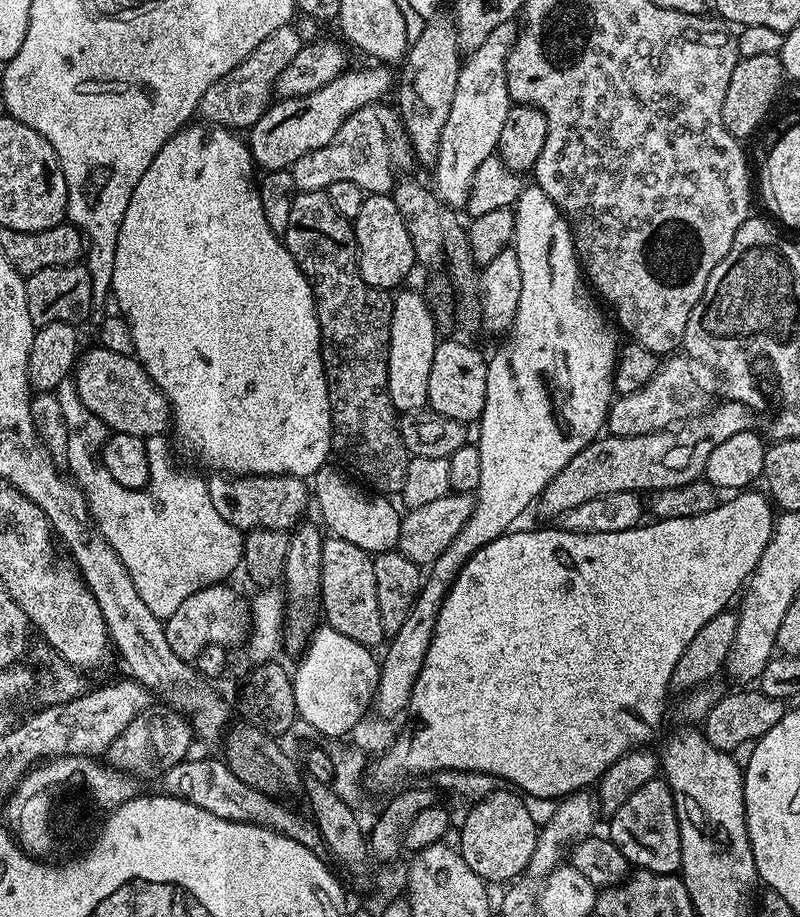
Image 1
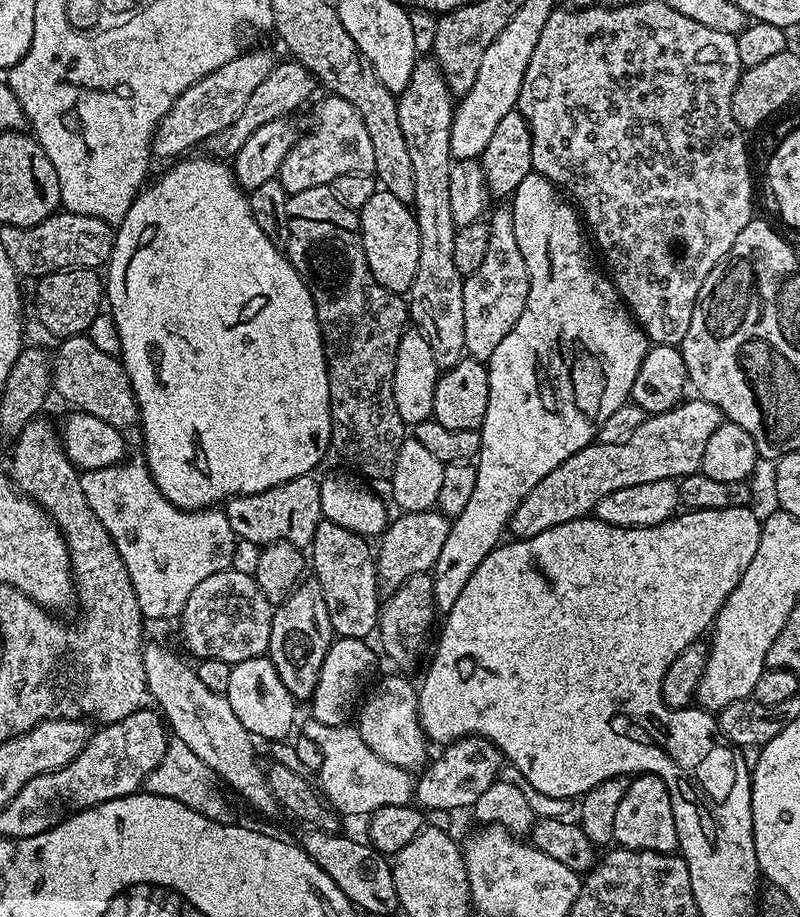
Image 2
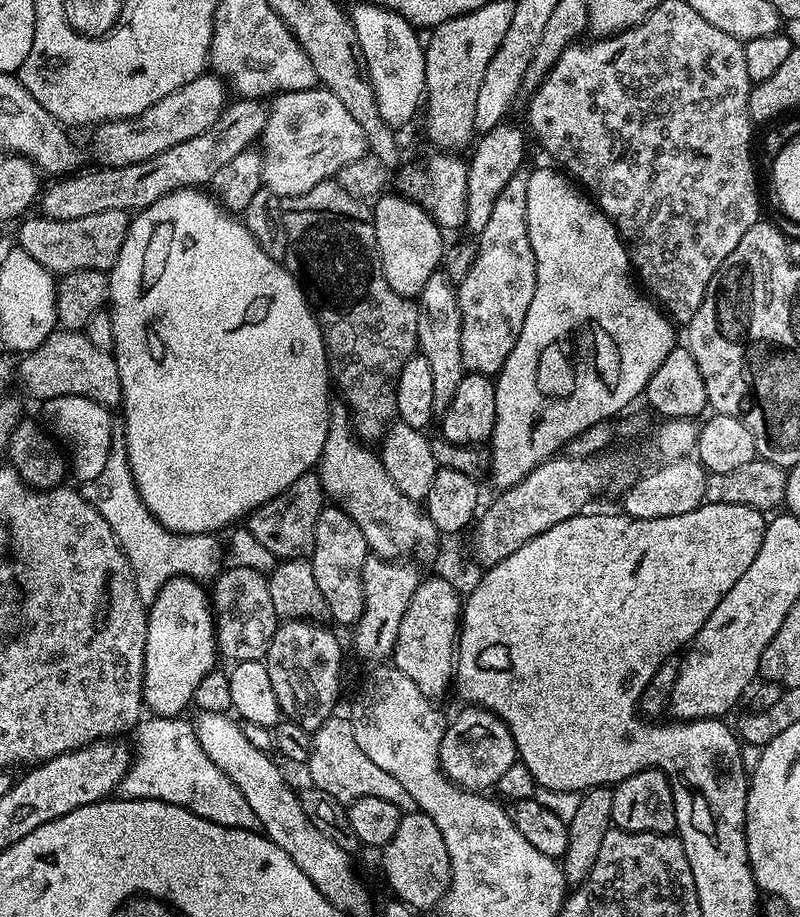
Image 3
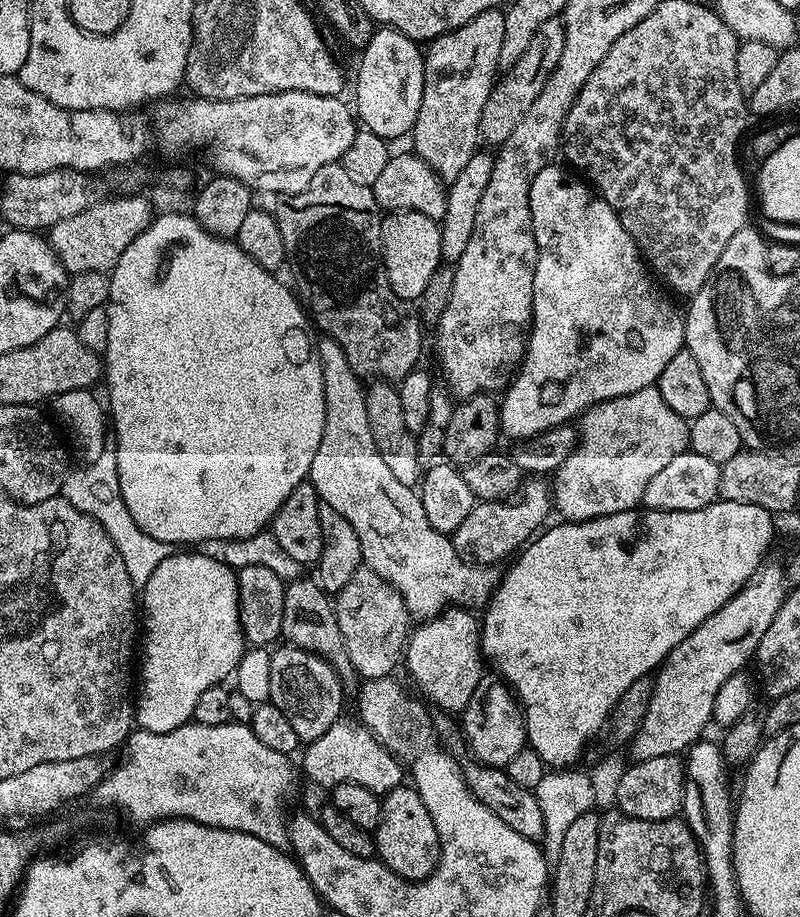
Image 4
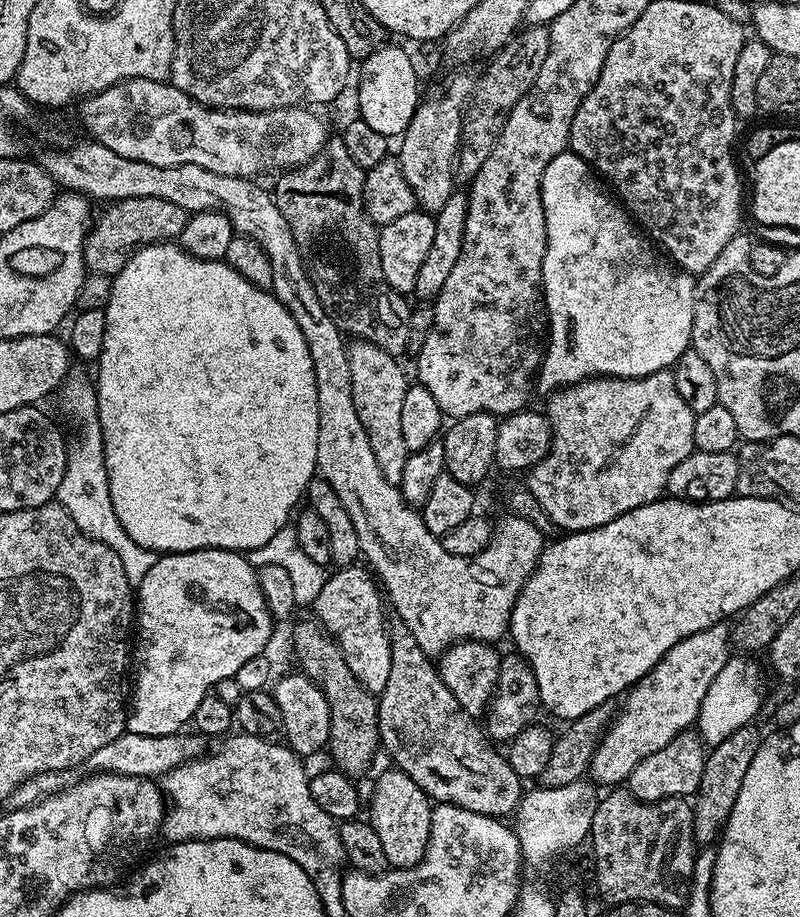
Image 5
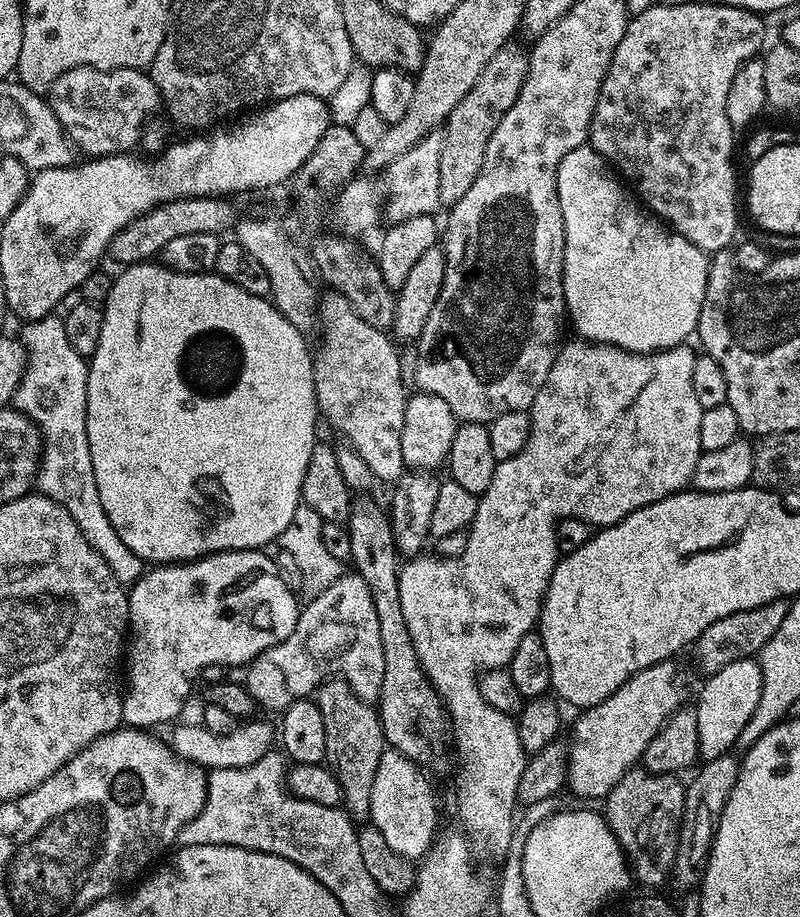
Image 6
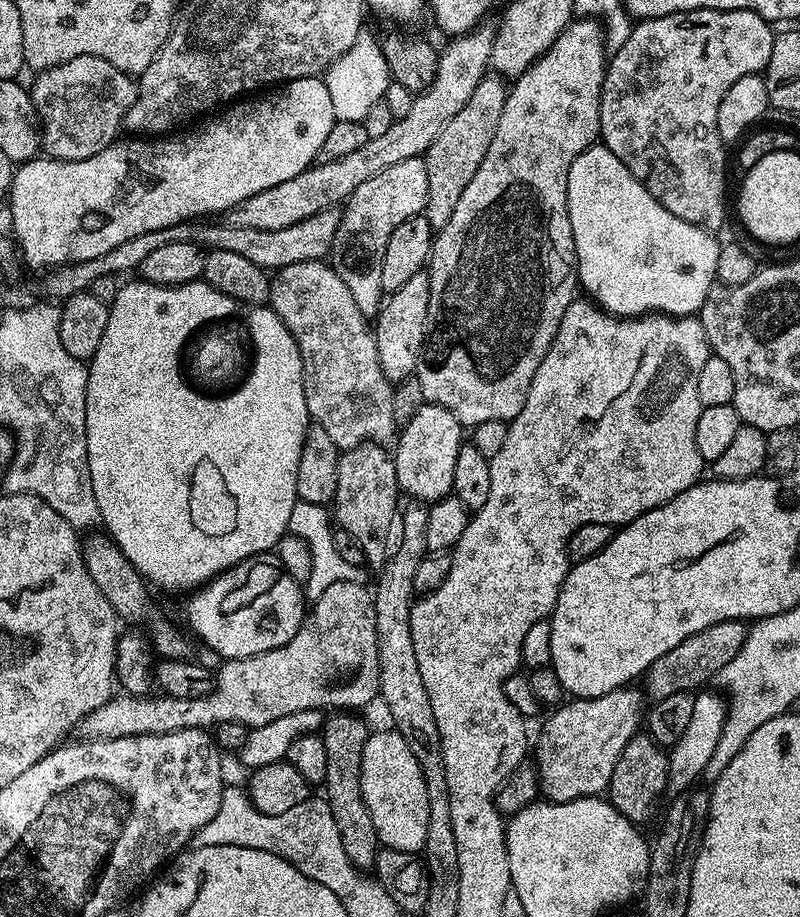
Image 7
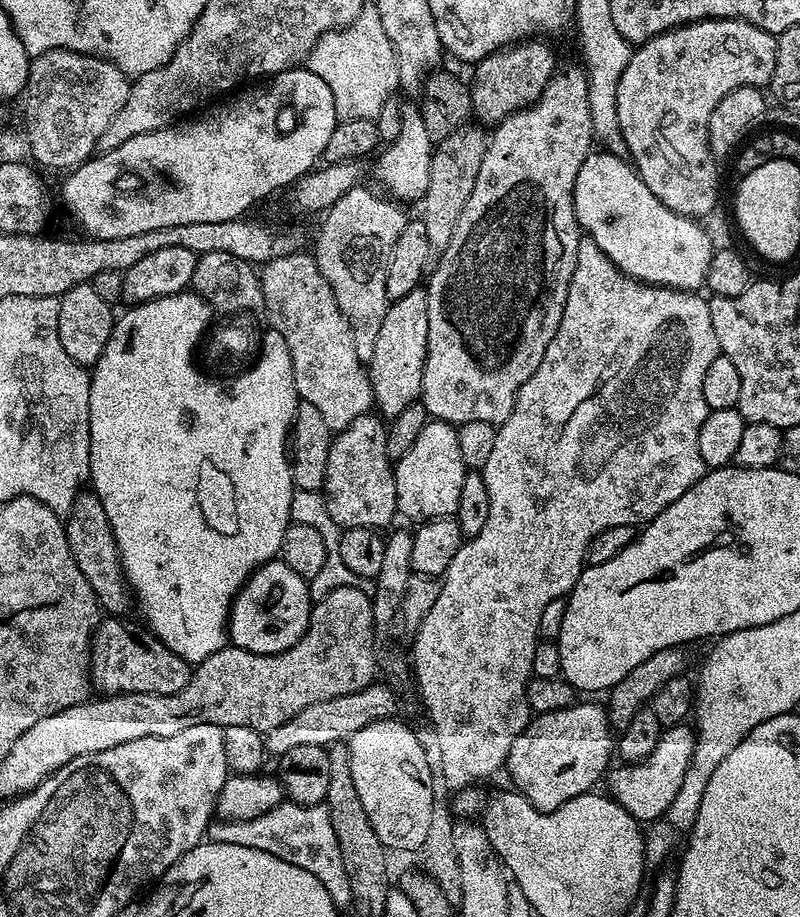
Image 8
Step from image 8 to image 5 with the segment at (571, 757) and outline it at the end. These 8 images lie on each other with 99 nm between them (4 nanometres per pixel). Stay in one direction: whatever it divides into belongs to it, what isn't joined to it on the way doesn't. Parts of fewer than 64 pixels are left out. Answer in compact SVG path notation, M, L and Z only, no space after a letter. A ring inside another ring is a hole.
M727 623L715 624L706 630L702 630L698 634L690 634L690 638L682 638L682 642L678 642L678 646L669 648L668 652L663 657L653 663L652 668L647 672L638 683L633 684L628 689L626 695L623 697L624 708L617 711L612 725L606 730L606 734L602 738L602 742L598 746L598 750L594 750L594 758L592 759L592 767L590 769L590 776L597 785L612 784L608 786L620 786L627 781L628 776L634 770L634 766L638 766L638 762L642 762L642 758L650 758L650 754L655 754L657 750L662 750L662 746L667 746L673 738L678 738L678 734L689 731L695 725L698 714L702 710L702 698L706 698L706 690L710 690L710 682L714 682L714 677L718 675L718 670L722 670L722 666L726 666L726 662L730 658L730 651L728 652L728 640L730 644L730 628Z

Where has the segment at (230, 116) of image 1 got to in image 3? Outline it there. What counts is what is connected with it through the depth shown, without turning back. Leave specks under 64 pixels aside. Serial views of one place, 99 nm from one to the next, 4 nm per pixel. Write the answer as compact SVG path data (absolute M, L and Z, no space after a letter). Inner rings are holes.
M205 74L194 78L194 82L186 82L186 86L166 94L166 98L154 102L154 106L142 114L127 120L106 120L99 125L92 136L95 163L106 168L121 168L134 162L146 162L146 158L154 158L154 154L162 154L162 150L170 150L170 146L178 146L178 142L186 142L186 138L195 138L202 130L210 130L229 100L229 89L219 76Z

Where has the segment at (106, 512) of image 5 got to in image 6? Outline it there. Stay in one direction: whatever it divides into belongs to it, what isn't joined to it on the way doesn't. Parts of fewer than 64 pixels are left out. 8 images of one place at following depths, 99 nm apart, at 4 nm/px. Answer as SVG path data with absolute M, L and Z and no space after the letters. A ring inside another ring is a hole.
M59 315L27 321L23 328L24 333L19 333L18 339L28 353L28 364L12 404L16 411L25 412L40 427L42 451L35 487L39 495L58 502L66 514L74 518L82 538L106 558L106 566L110 566L120 584L134 585L144 575L146 562L138 558L138 554L118 538L118 530L110 526L110 518L106 518L106 510L102 510L102 498L98 498L98 486L94 482L94 462L90 462L90 442L86 438L88 360L70 346L64 321Z

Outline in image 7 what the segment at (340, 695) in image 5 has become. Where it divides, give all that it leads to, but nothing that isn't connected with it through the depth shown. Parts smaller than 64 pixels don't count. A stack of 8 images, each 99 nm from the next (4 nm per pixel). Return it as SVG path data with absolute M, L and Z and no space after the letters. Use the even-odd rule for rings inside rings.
M344 710L335 714L337 716L329 715L325 719L322 729L326 746L326 778L322 788L328 791L326 799L330 814L334 814L334 822L342 837L342 848L346 850L348 861L355 868L368 870L375 865L376 854L381 847L374 830L374 818L370 818L370 810L366 810L366 802L362 798L362 746L366 746L370 728L356 717L359 715Z

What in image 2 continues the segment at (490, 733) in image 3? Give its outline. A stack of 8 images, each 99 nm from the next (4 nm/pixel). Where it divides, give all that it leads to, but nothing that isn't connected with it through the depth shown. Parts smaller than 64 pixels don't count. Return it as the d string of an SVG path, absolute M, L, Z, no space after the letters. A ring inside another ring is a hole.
M464 736L447 745L441 752L444 753L436 761L433 759L427 765L428 772L419 773L420 781L414 787L415 803L424 810L433 808L436 812L452 812L455 808L471 809L498 779L501 775L500 767L505 767L506 764L504 755L481 736Z

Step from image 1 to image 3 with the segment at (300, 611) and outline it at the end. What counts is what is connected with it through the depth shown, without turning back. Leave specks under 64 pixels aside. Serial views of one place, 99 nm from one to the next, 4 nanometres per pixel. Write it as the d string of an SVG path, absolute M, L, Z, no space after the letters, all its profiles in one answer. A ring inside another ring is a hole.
M285 620L277 623L276 633L270 642L266 665L274 686L277 705L287 719L293 720L310 733L322 727L337 711L336 699L340 696L340 659L344 652L340 649L340 640L323 623L315 620Z

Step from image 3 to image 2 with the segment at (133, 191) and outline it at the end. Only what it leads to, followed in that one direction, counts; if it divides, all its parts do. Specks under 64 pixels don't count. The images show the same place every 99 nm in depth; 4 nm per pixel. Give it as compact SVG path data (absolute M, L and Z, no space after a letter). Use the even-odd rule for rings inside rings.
M284 58L281 64L280 61L273 63L270 74L266 74L266 78L262 78L262 83L254 89L254 94L250 94L242 114L238 114L238 118L234 118L234 122L230 122L226 130L218 130L218 134L214 134L206 141L207 151L215 159L231 161L250 139L250 134L254 134L254 130L259 130L261 126L266 126L266 122L274 122L283 116L291 117L295 108L300 108L308 99L309 101L313 99L312 91L317 91L317 88L317 82L310 74L310 70L306 70L306 66L302 66L296 60Z

